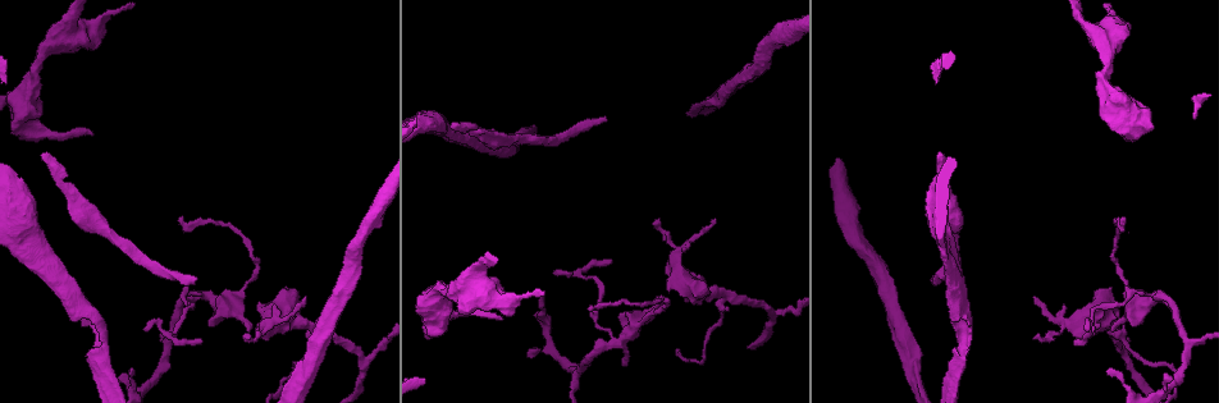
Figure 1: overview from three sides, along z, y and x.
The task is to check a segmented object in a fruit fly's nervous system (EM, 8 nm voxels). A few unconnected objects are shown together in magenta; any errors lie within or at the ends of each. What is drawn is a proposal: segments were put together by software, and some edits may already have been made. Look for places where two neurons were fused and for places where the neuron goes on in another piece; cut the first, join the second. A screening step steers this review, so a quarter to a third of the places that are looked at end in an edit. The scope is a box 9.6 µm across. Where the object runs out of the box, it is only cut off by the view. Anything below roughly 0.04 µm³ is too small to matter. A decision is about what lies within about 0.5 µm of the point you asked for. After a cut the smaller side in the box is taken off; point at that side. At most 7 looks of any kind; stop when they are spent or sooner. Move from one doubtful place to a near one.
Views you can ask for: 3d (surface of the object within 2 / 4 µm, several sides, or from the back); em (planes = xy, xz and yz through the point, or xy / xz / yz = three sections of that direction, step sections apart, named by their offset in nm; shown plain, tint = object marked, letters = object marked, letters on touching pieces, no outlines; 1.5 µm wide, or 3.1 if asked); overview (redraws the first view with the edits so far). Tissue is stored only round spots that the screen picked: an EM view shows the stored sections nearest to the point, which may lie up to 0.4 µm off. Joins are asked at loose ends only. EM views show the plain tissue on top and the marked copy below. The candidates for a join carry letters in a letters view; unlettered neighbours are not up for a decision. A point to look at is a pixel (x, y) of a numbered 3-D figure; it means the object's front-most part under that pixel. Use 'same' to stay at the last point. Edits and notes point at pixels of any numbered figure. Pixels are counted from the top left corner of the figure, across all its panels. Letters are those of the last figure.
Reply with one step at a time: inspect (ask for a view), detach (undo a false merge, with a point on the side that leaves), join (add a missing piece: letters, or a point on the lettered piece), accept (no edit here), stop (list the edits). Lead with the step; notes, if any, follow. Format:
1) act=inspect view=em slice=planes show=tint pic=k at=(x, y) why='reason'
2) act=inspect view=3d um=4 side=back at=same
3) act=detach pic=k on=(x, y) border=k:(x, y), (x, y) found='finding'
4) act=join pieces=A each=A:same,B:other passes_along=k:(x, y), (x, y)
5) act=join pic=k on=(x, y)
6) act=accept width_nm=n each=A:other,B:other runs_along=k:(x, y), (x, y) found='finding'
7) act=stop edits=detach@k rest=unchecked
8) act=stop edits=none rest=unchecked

act=inspect view=em slice=planes show=letters pic=1 at=(660, 223) why='tapers out'

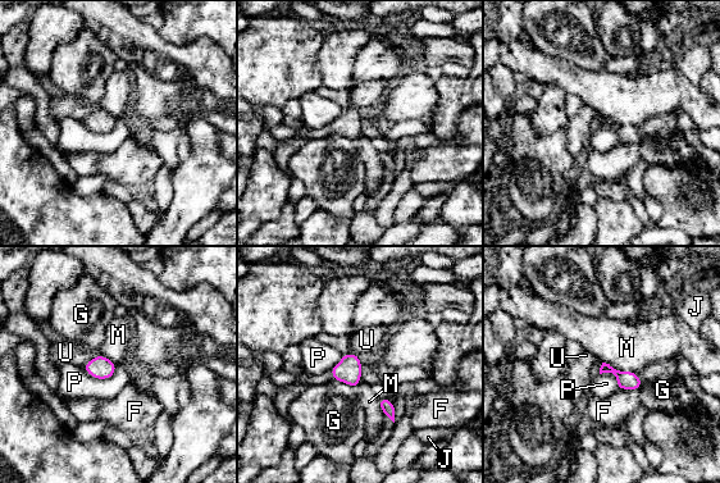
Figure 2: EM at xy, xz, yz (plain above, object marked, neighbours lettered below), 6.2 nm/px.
act=accept longest_contact=M:220nm each=F:other,G:other,J:other,M:other,P:other,U:other border=2:(117, 364), (108, 378), (82, 367) found='none of them fits'

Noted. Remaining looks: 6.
act=inspect view=em slice=planes show=tint pic=1 at=(1107, 370) why='tapers out'

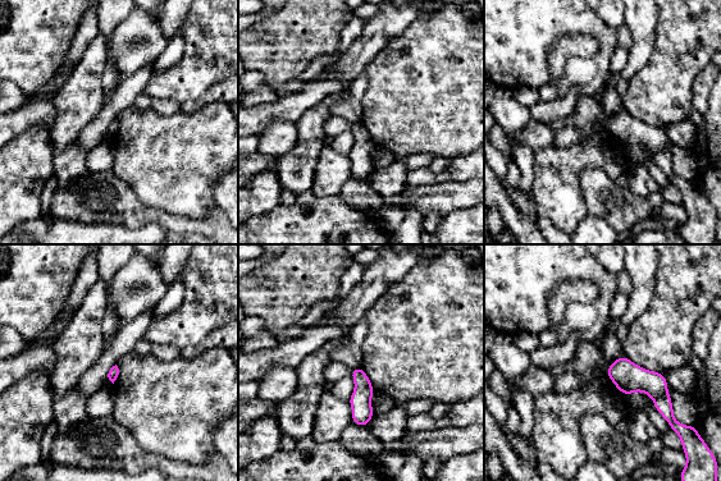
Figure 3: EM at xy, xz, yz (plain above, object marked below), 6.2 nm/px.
act=inspect view=em slice=planes show=letters at=same why='what lies round it'

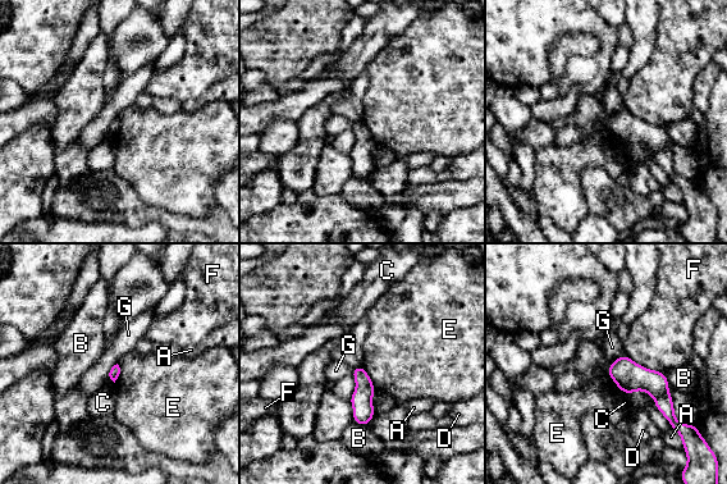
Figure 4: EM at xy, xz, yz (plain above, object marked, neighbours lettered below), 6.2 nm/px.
act=accept each=A:other,B:other,C:other,D:other,E:other,F:other,G:other border=4:(611, 362), (608, 375), (622, 392) found='no lettered piece goes on from it'

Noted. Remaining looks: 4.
act=inspect view=3d um=2 pic=1 at=(454, 126) why='an open end'

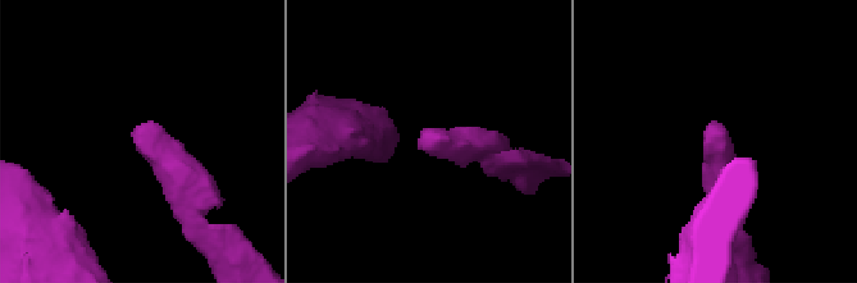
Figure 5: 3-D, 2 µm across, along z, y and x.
act=inspect view=em slice=planes show=letters pic=5 at=(710, 123)

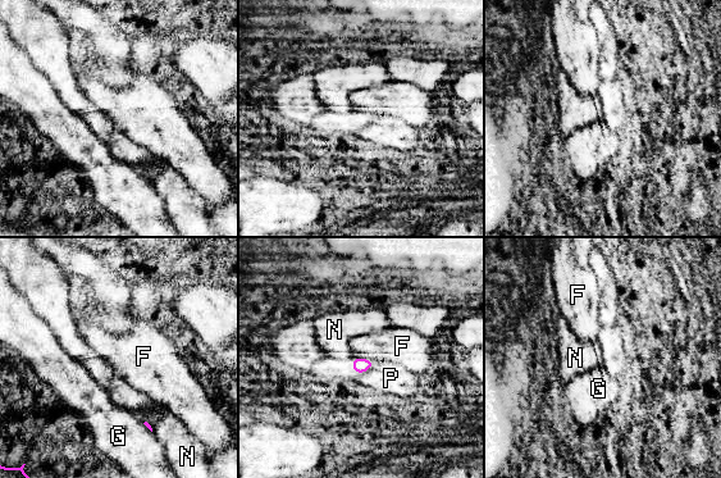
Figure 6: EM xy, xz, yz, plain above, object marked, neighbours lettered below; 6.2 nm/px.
act=accept each=F:other,G:other,N:other,P:other border=6:(357, 356), (370, 360) found='no lettered piece goes on from it'

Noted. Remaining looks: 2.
act=stop edits=none rest=unchecked

